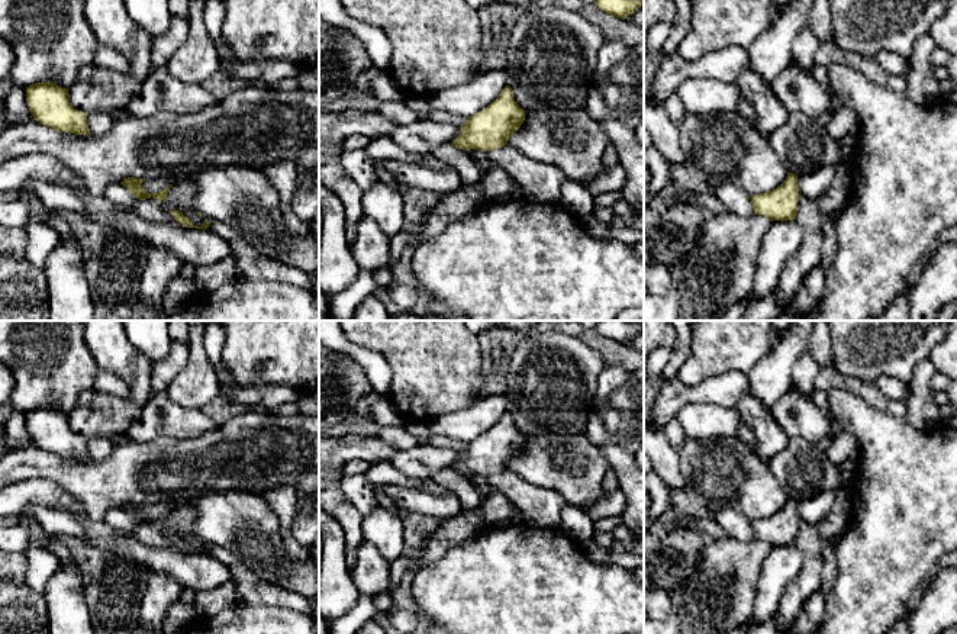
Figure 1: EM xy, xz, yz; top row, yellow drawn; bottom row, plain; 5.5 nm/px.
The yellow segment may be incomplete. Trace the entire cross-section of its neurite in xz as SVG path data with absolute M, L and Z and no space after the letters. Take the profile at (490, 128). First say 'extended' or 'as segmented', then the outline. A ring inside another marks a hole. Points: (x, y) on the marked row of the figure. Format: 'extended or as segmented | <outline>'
as segmented | M506 86L487 107L467 118L451 145L463 151L502 148L523 120L525 110L516 104L512 88Z

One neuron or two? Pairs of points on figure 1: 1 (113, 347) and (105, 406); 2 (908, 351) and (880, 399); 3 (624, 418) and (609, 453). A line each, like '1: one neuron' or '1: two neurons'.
1: one neuron
2: two neurons
3: two neurons

